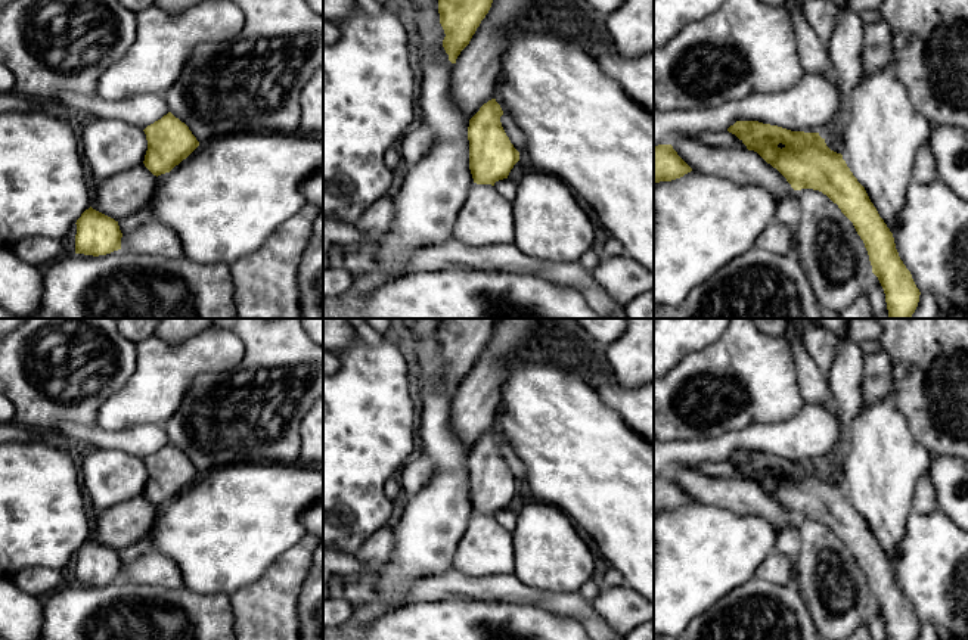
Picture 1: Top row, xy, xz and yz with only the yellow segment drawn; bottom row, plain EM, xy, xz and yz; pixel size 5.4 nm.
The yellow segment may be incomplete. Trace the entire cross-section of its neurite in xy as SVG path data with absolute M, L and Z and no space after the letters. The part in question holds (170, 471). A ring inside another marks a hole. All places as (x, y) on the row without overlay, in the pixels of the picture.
M171 442L143 462L148 470L145 491L96 513L90 538L75 553L75 584L99 587L121 580L118 553L140 541L155 522L158 507L199 476L189 457Z

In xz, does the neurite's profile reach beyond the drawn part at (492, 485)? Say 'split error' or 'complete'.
split error

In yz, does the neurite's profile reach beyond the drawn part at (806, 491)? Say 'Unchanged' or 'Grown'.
Grown

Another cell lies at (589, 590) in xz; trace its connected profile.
M589 580L578 590L578 594L581 597L587 599L589 602L593 602L598 597L599 593L601 593L601 588L599 588L599 585L596 584L595 580Z

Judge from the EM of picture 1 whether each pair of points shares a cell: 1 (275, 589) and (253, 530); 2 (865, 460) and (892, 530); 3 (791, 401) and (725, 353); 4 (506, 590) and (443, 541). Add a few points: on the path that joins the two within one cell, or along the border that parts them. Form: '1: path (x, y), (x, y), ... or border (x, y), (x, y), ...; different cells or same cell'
1: border (292, 546), (258, 578), (238, 589); different cells
2: path (880, 478), (886, 512); same cell
3: path (775, 398), (741, 369); same cell
4: border (452, 567), (419, 580); different cells

